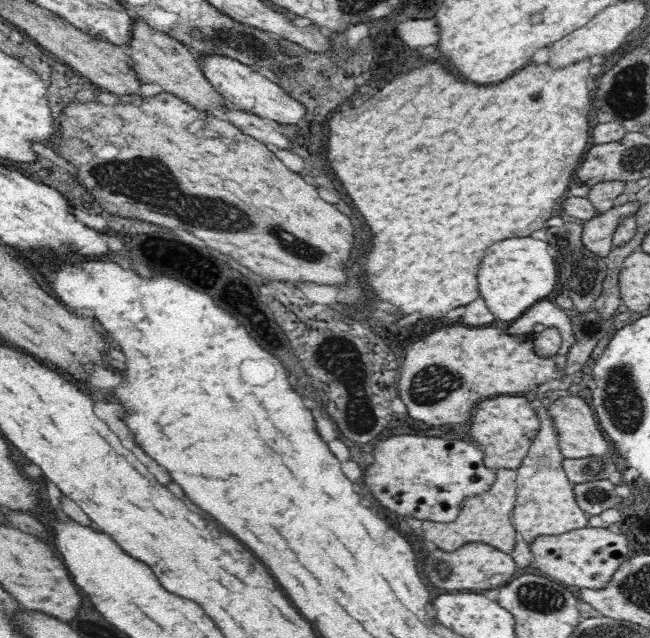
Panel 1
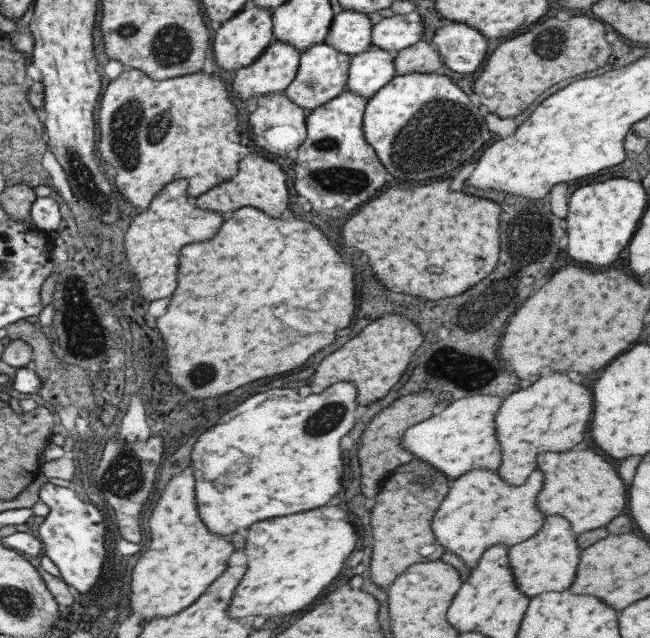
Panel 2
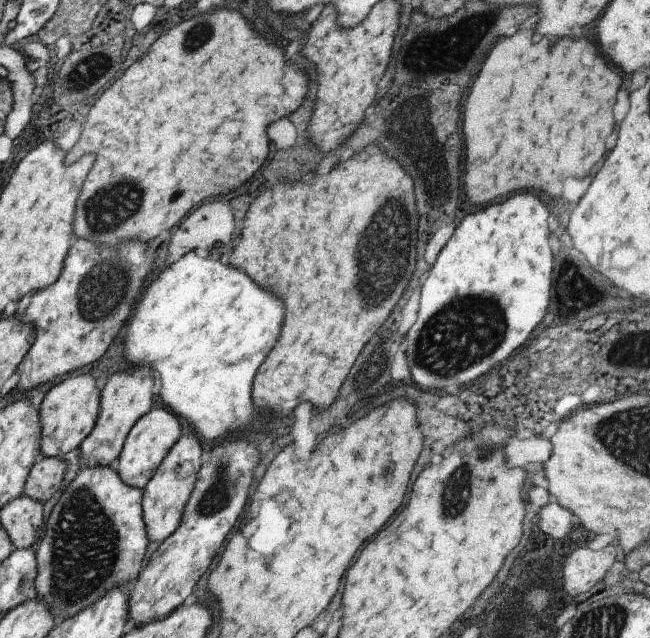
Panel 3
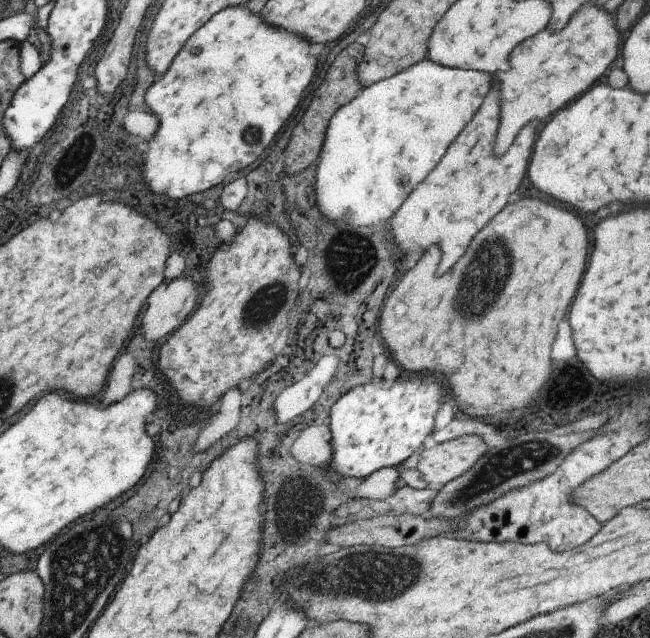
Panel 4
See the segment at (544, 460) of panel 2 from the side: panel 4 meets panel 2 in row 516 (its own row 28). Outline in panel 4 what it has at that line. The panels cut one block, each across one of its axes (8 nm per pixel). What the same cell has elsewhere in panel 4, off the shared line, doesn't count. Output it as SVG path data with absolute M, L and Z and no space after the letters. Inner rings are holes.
M587 3L576 10L561 30L552 33L545 28L519 43L507 57L509 68L490 76L489 88L491 83L498 83L499 103L499 128L493 154L501 156L515 140L521 126L551 116L595 84L615 58L617 42L619 34L611 16L593 3Z

